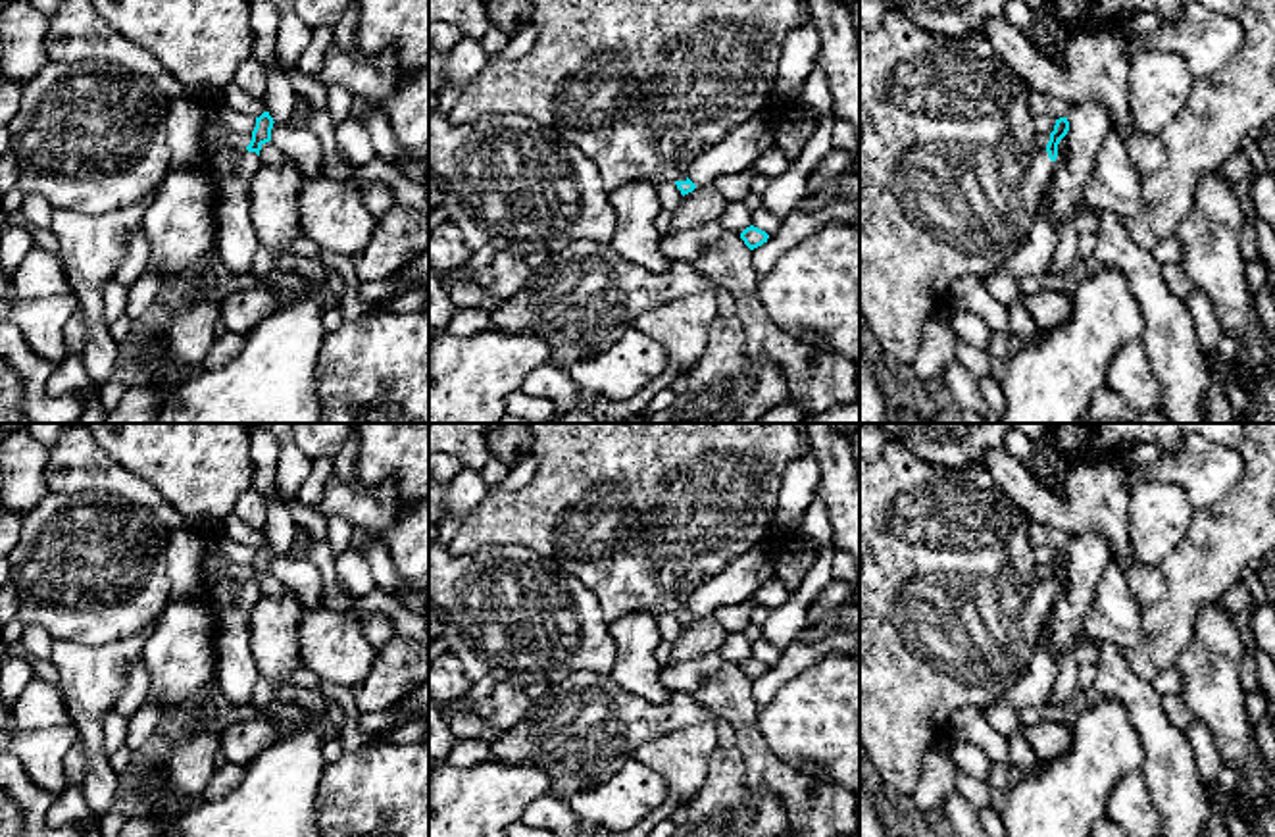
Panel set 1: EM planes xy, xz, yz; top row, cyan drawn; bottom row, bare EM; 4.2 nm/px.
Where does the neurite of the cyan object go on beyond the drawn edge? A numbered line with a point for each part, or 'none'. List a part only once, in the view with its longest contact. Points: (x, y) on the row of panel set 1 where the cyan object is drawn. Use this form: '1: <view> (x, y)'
1: xy (189, 118)

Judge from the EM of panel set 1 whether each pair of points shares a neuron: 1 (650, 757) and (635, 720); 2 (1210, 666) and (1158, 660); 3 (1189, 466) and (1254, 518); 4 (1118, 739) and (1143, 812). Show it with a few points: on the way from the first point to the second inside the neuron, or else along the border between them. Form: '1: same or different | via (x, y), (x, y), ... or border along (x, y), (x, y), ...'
1: different | border along (687, 726), (643, 743)
2: different | border along (1195, 622), (1191, 639), (1172, 666)
3: different | border along (1239, 451), (1243, 474), (1214, 503), (1195, 508)
4: different | border along (1139, 768), (1133, 768), (1116, 784), (1104, 811)

